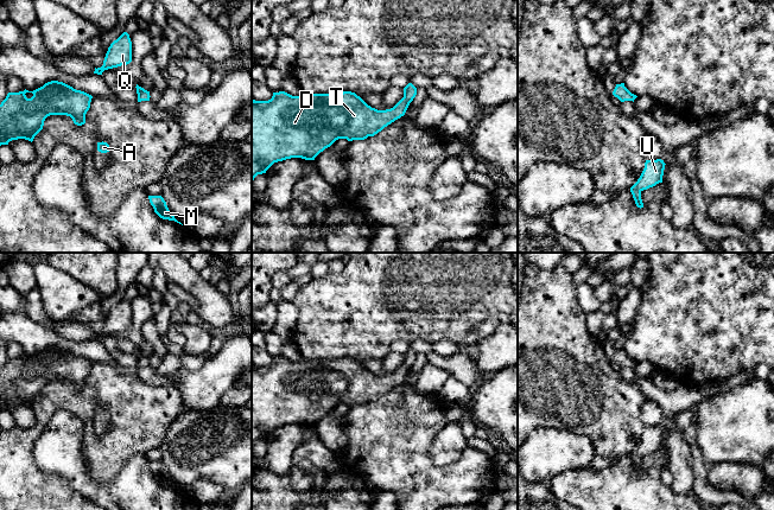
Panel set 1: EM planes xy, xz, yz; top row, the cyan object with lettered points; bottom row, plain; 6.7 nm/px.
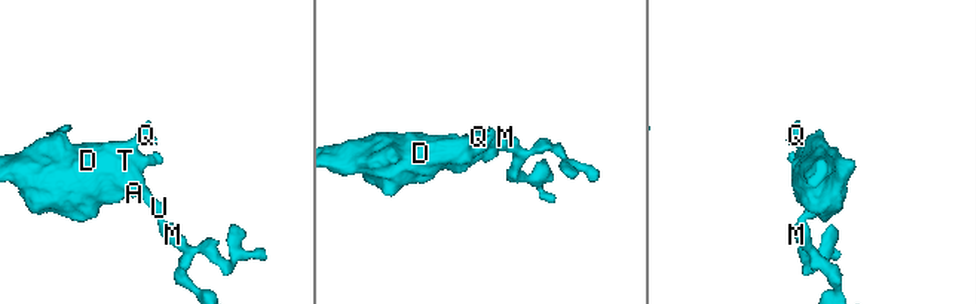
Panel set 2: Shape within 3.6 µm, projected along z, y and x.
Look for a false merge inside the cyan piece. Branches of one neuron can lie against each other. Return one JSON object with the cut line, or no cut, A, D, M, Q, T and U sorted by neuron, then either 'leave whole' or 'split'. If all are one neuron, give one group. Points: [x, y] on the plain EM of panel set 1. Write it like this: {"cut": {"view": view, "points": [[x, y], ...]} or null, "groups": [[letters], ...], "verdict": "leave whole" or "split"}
{"cut": null, "groups": [["A", "D", "M", "Q", "T", "U"]], "verdict": "leave whole"}

